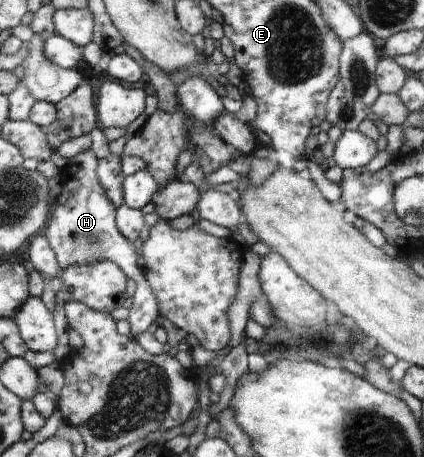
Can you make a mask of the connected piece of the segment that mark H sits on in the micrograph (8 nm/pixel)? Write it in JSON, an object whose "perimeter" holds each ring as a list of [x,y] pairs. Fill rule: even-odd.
{"perimeter":[[[93,149],[71,160],[71,163],[63,171],[64,188],[58,197],[58,203],[52,211],[51,219],[45,229],[51,245],[57,253],[61,268],[65,271],[71,265],[86,265],[111,261],[117,263],[119,268],[131,277],[137,285],[137,291],[133,297],[133,305],[129,309],[129,337],[138,337],[147,332],[149,326],[160,316],[157,297],[153,295],[146,277],[143,277],[141,269],[137,267],[137,255],[131,241],[119,232],[118,211],[113,200],[107,196],[105,187],[99,179],[99,159]]]}

